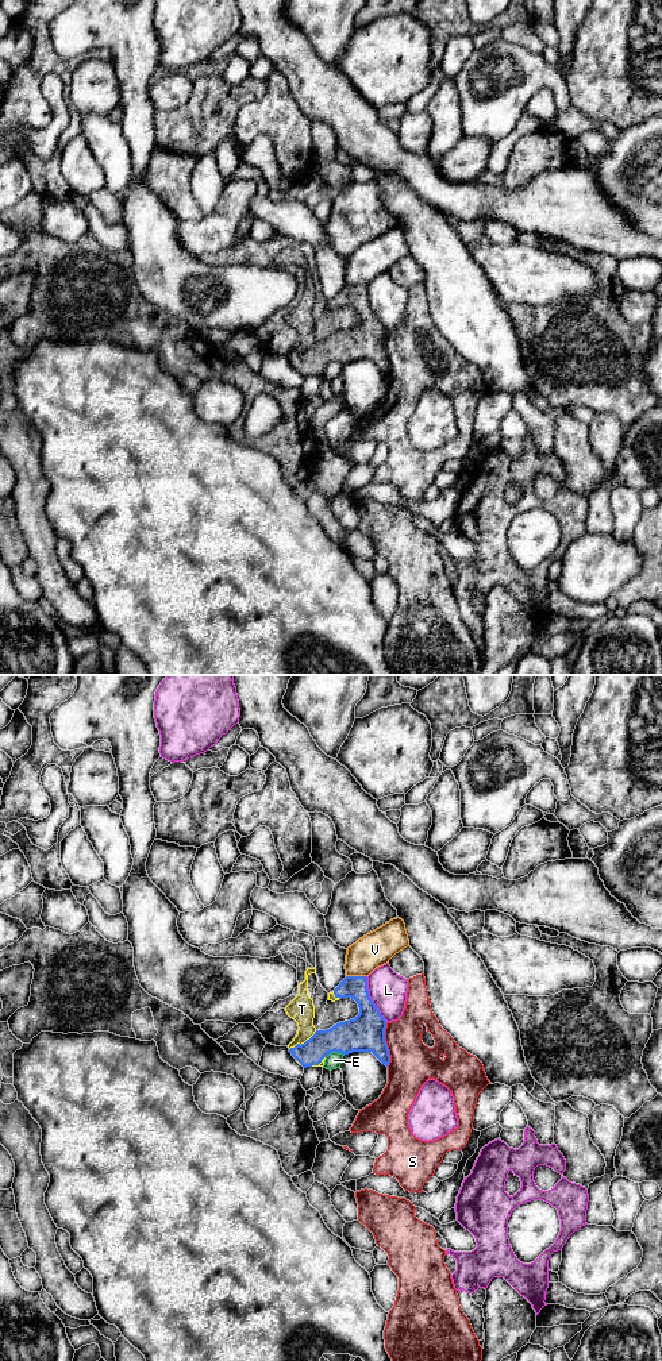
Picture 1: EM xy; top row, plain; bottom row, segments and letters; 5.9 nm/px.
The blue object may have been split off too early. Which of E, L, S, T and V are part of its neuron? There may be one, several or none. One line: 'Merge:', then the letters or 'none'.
Merge: T

